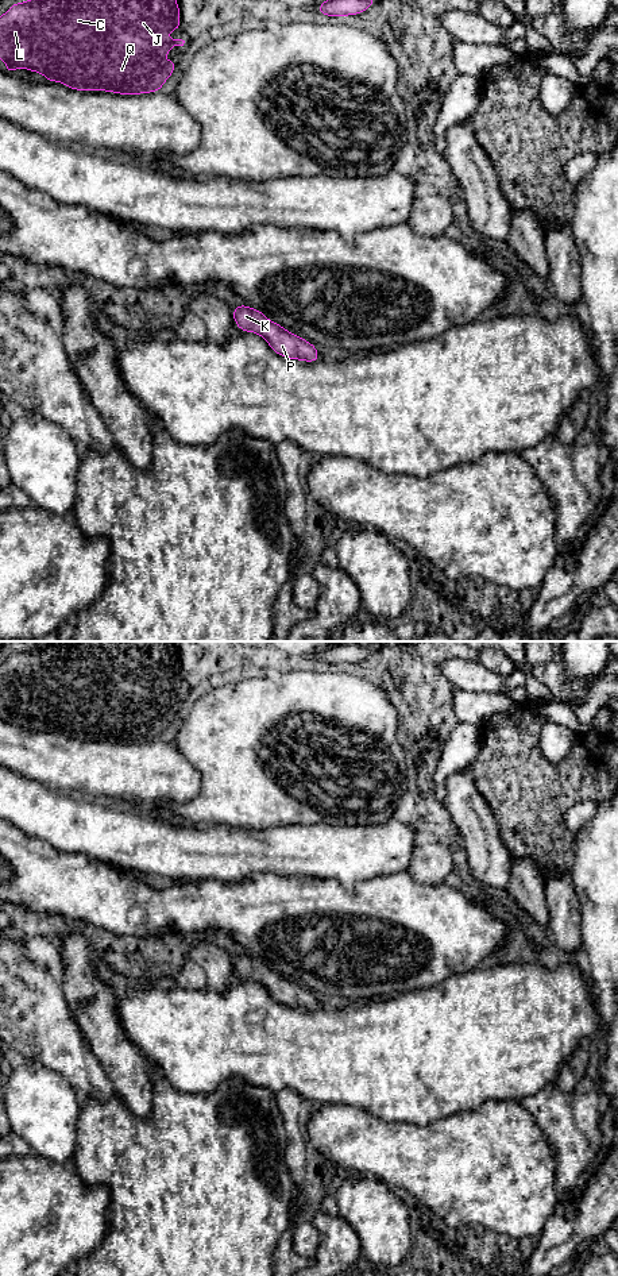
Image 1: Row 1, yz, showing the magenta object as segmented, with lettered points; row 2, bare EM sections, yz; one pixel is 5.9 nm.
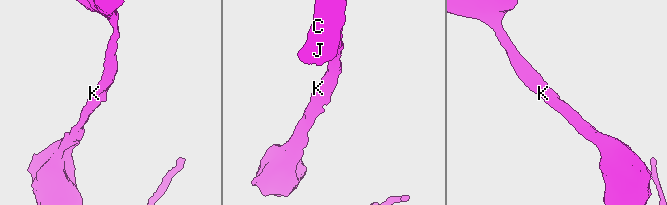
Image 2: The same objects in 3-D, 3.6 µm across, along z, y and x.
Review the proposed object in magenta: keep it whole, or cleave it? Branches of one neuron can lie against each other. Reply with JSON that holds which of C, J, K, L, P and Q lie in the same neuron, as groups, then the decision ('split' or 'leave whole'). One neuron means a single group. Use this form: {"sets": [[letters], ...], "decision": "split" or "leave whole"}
{"sets": [["C", "J", "K", "L", "P", "Q"]], "decision": "leave whole"}

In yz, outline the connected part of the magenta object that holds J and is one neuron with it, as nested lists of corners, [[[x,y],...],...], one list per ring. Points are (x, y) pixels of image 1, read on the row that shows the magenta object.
[[[27,0],[13,3],[9,9],[0,16],[0,59],[7,63],[9,73],[18,73],[16,68],[22,66],[28,72],[38,72],[46,77],[46,81],[54,81],[67,85],[74,90],[105,90],[119,95],[142,95],[161,90],[165,81],[177,68],[177,61],[163,61],[173,46],[184,46],[182,39],[169,39],[169,31],[181,28],[179,5],[177,0]]]

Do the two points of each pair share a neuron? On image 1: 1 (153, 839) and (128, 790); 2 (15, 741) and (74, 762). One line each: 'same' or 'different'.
1: different
2: same

